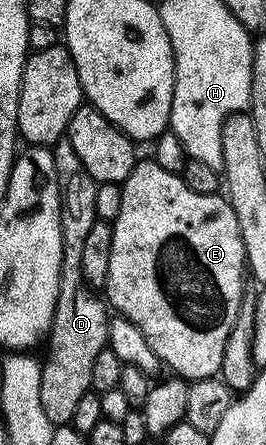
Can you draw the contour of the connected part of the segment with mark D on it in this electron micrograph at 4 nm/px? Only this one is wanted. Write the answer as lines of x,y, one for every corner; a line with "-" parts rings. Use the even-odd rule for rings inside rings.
67,138
56,141
52,148
54,166
60,171
60,225
62,226
62,266
58,282
58,302
54,306
52,329
46,337
48,357
43,357
42,411
53,426
71,425
74,409
82,394
90,391
90,373
98,354
108,347
109,309
105,301
83,280
81,255
85,239
96,222
94,190
97,182
86,174
74,146

